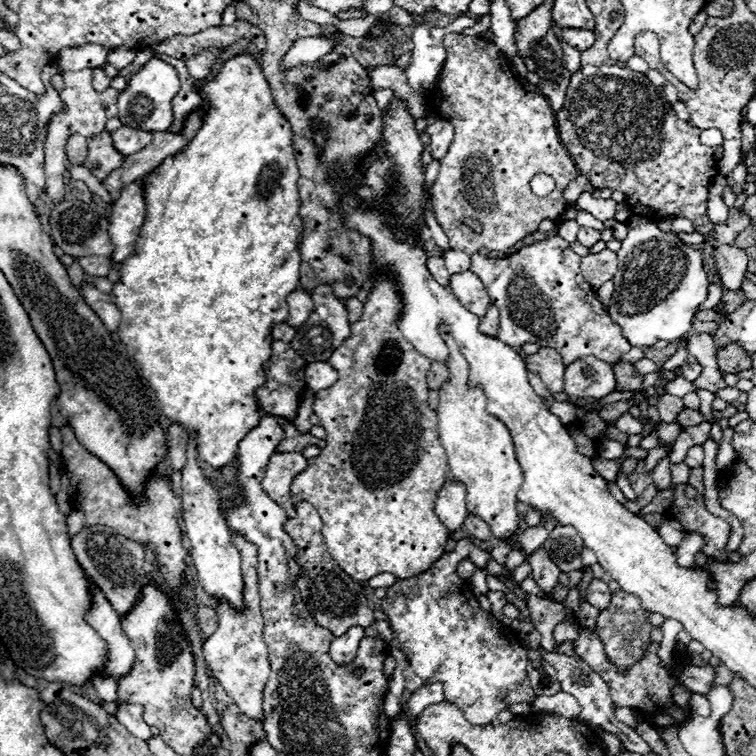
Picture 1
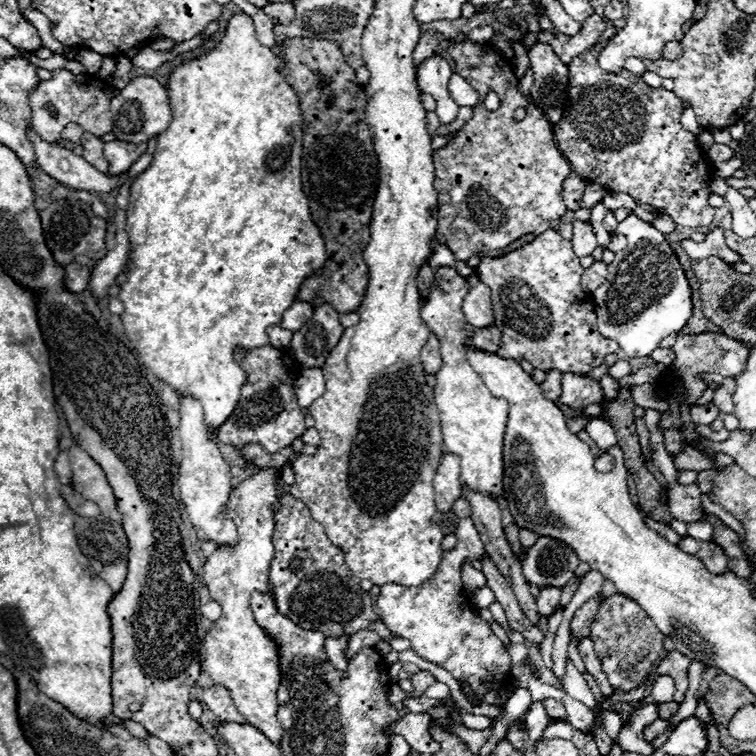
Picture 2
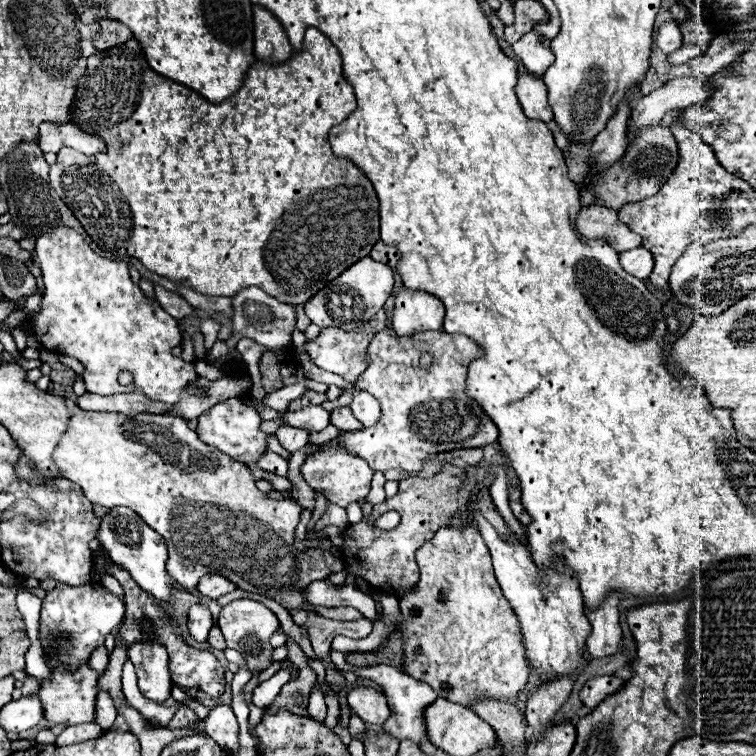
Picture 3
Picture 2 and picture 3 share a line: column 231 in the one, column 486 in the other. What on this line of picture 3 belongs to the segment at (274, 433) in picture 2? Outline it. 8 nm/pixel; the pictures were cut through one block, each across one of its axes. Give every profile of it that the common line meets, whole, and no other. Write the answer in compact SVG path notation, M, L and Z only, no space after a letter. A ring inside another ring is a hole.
M384 330L372 338L368 354L370 364L354 386L368 390L380 400L382 416L376 426L368 426L362 432L340 432L336 442L350 454L364 458L374 470L418 472L428 456L458 448L482 448L498 440L494 422L464 392L468 362L480 356L480 348L470 338L446 332L422 332L412 338L400 338L394 330ZM422 352L430 352L434 358L428 370L418 368ZM430 402L442 402L440 410L452 414L454 420L416 420L416 406Z

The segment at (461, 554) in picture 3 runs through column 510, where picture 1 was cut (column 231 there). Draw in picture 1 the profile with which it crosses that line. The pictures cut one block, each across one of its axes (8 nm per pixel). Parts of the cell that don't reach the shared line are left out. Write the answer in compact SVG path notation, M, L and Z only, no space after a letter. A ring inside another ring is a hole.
M232 534L232 542L238 550L242 550L242 576L244 576L244 606L246 610L240 614L228 606L228 602L220 602L216 606L218 612L218 628L212 636L204 640L203 654L210 674L222 684L224 692L234 700L234 704L250 718L262 720L262 690L264 682L270 674L268 650L262 640L262 612L260 612L260 596L258 596L258 578L256 578L256 546L244 540L244 536Z

